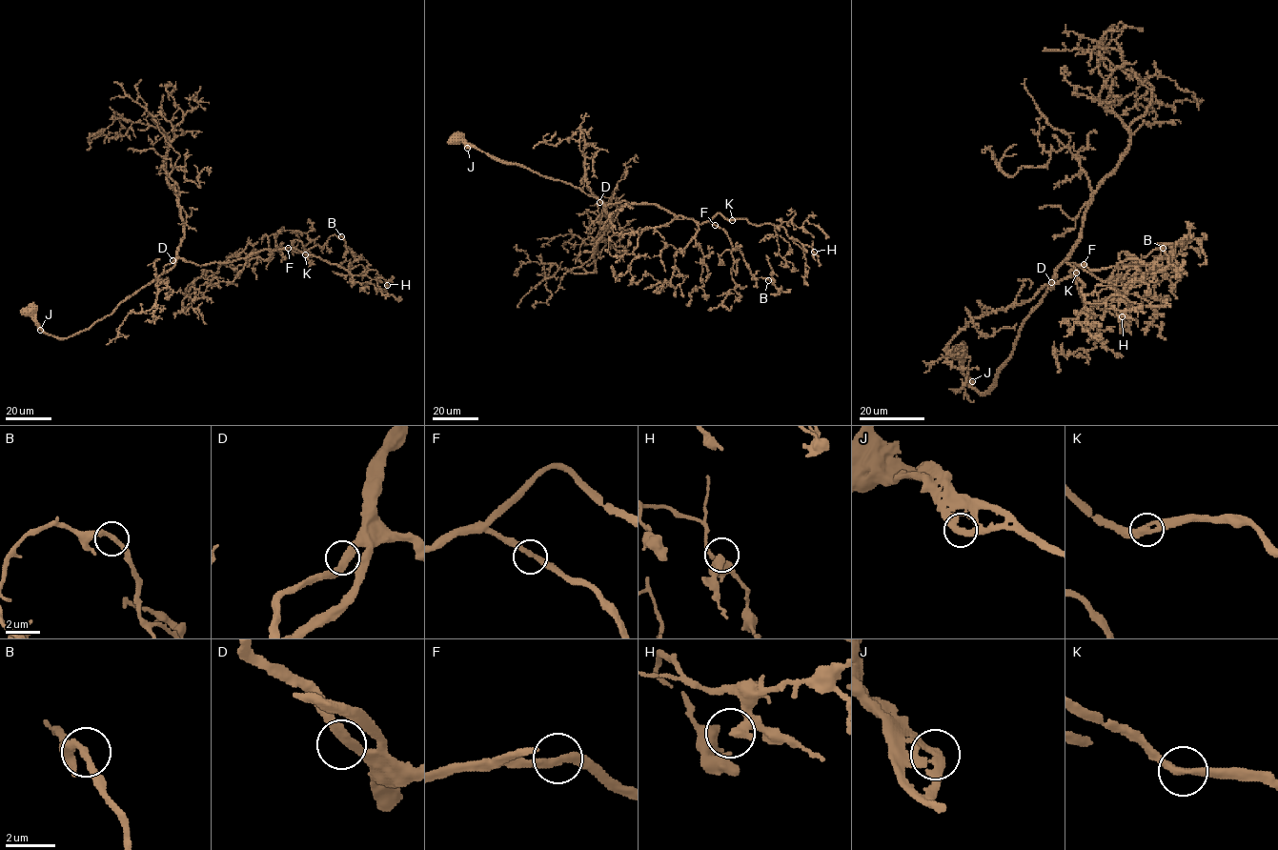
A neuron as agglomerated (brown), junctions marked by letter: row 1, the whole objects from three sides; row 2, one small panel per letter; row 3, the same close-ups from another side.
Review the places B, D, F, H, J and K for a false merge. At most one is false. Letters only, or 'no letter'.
no letter

